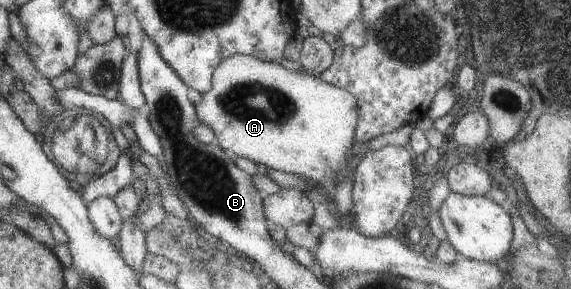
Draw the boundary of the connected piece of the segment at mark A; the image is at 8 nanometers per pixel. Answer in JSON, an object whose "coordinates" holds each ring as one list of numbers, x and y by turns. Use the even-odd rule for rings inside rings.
{"coordinates":[[232,55,225,58,212,75,212,88,202,95,202,104,195,106,201,124,209,126,218,139,219,146,267,168,290,172,307,178,313,188,321,187,327,194,339,226,358,227,352,215,341,214,334,200,337,182,348,172,348,160,357,156,353,148,354,134,359,117,357,98,345,88,335,87,305,71,292,71,279,62,261,61,250,55]]}

